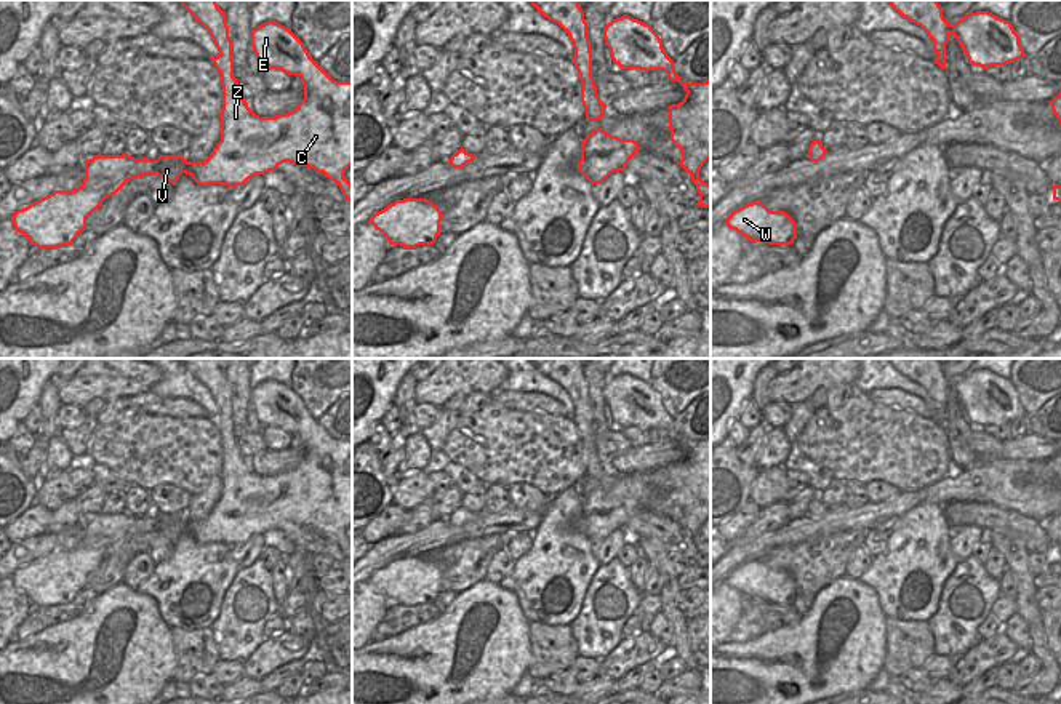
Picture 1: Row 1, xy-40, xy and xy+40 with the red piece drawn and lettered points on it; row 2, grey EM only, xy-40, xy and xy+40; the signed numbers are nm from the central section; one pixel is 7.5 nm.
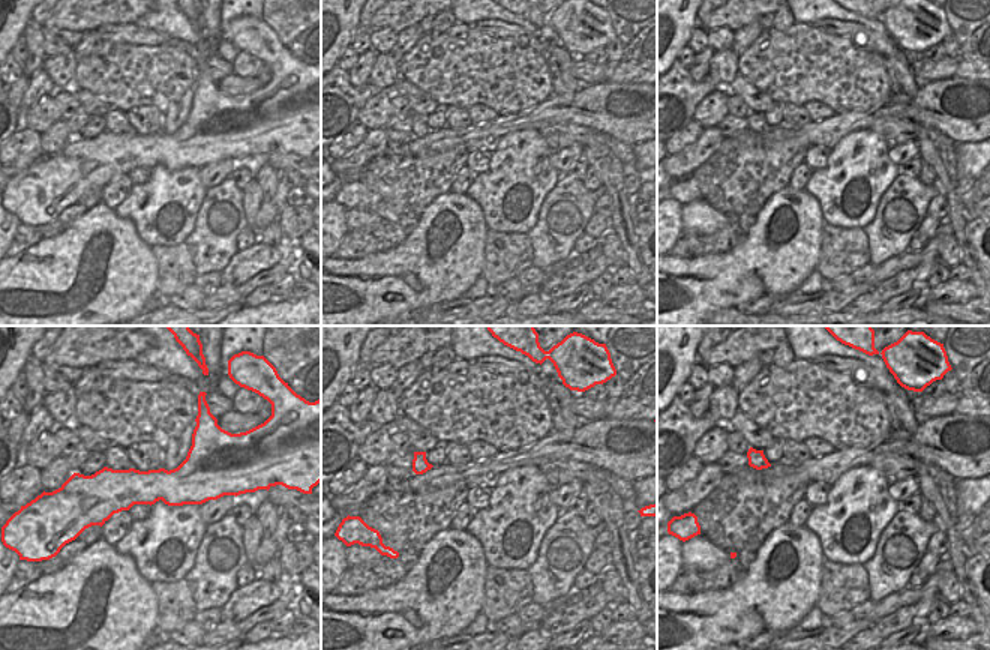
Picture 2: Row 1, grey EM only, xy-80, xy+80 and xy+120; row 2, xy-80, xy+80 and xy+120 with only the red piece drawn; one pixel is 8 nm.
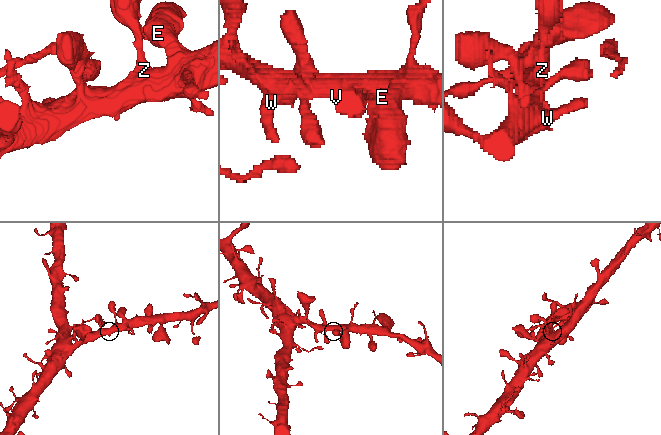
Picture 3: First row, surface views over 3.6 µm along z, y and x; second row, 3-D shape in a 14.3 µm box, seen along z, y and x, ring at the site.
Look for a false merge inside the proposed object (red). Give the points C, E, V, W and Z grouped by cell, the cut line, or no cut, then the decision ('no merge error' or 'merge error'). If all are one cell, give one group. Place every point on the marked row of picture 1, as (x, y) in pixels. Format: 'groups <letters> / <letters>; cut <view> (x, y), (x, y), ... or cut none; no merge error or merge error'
groups C E V W Z; cut none; no merge error

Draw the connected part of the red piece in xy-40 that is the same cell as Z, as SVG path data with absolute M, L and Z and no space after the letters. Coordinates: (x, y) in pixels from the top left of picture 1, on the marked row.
M178 0L211 35L219 54L210 58L221 75L222 109L221 109L221 141L205 162L187 162L184 155L160 155L157 160L134 158L126 152L122 155L101 155L85 160L85 179L80 187L54 190L53 194L18 210L11 222L16 232L22 234L37 248L61 248L72 245L85 230L86 218L96 211L102 202L115 195L128 181L146 174L157 174L176 186L182 173L197 184L221 184L227 187L243 186L256 174L275 171L282 163L314 168L334 181L344 200L352 200L352 184L344 178L352 165L352 82L333 80L306 50L304 43L291 29L267 21L251 30L251 46L258 62L264 69L278 69L288 75L299 75L304 86L304 99L288 114L275 117L259 117L238 93L238 80L234 77L232 40L226 13L216 0Z

